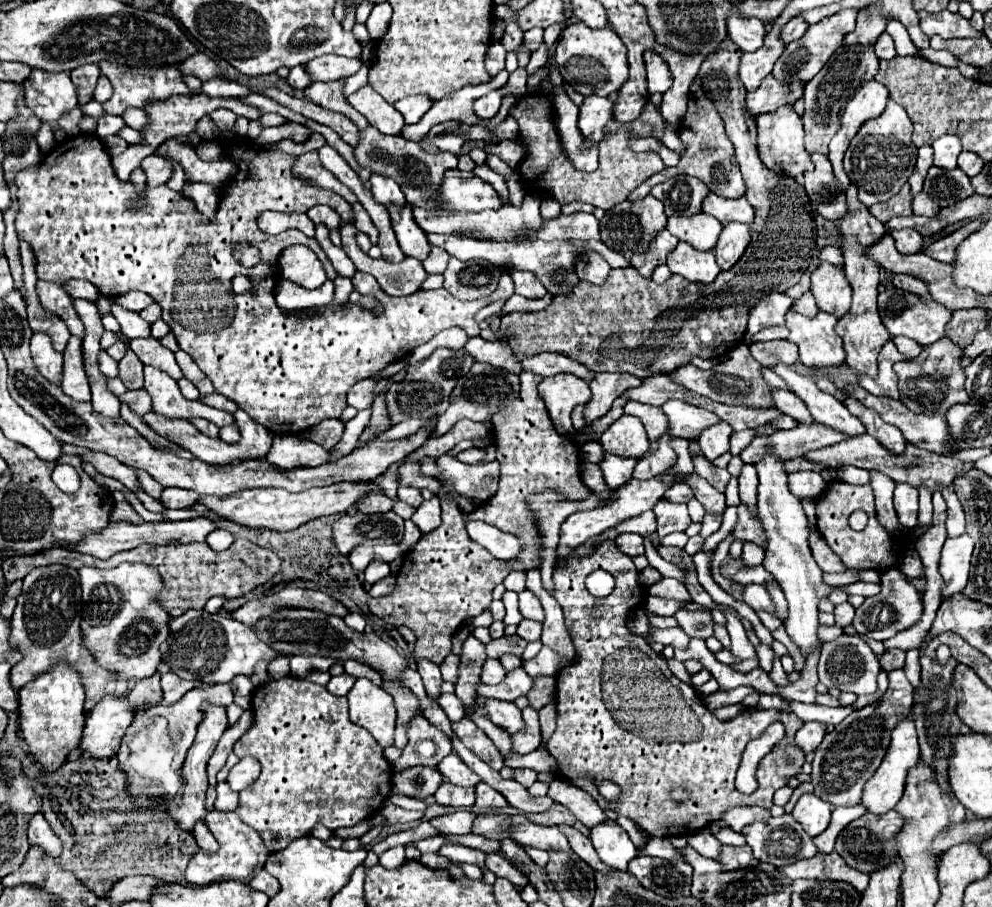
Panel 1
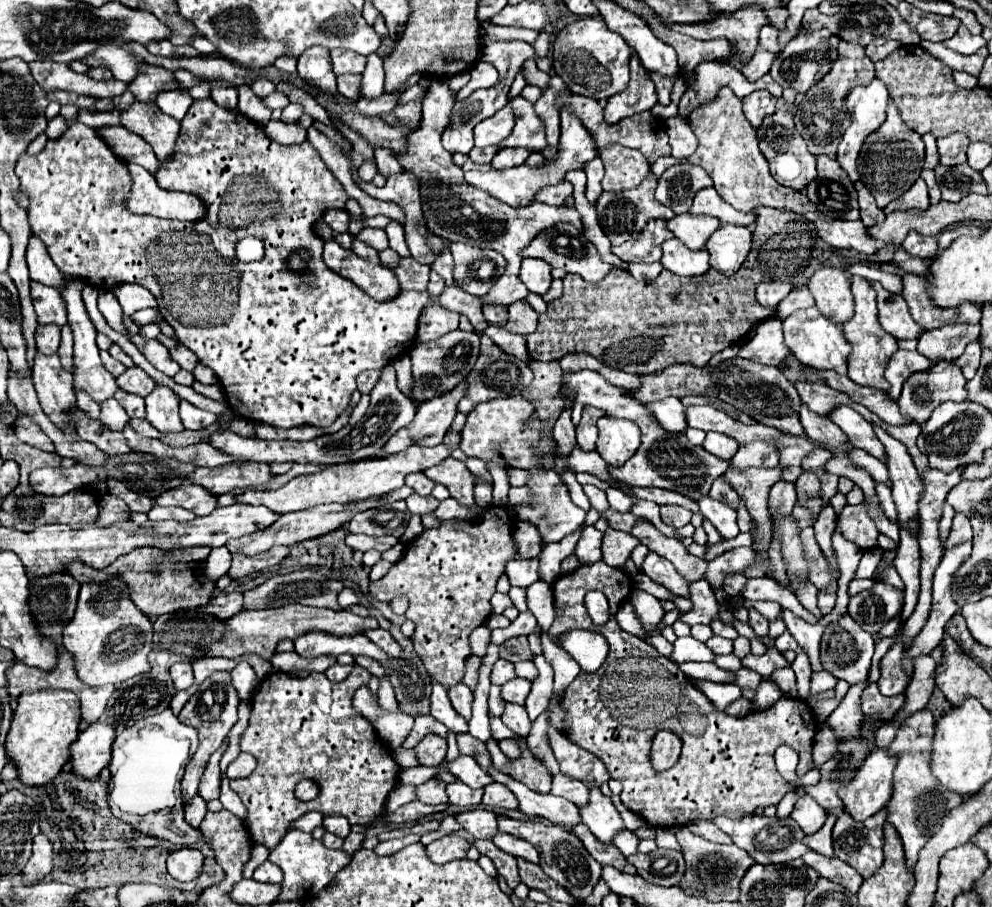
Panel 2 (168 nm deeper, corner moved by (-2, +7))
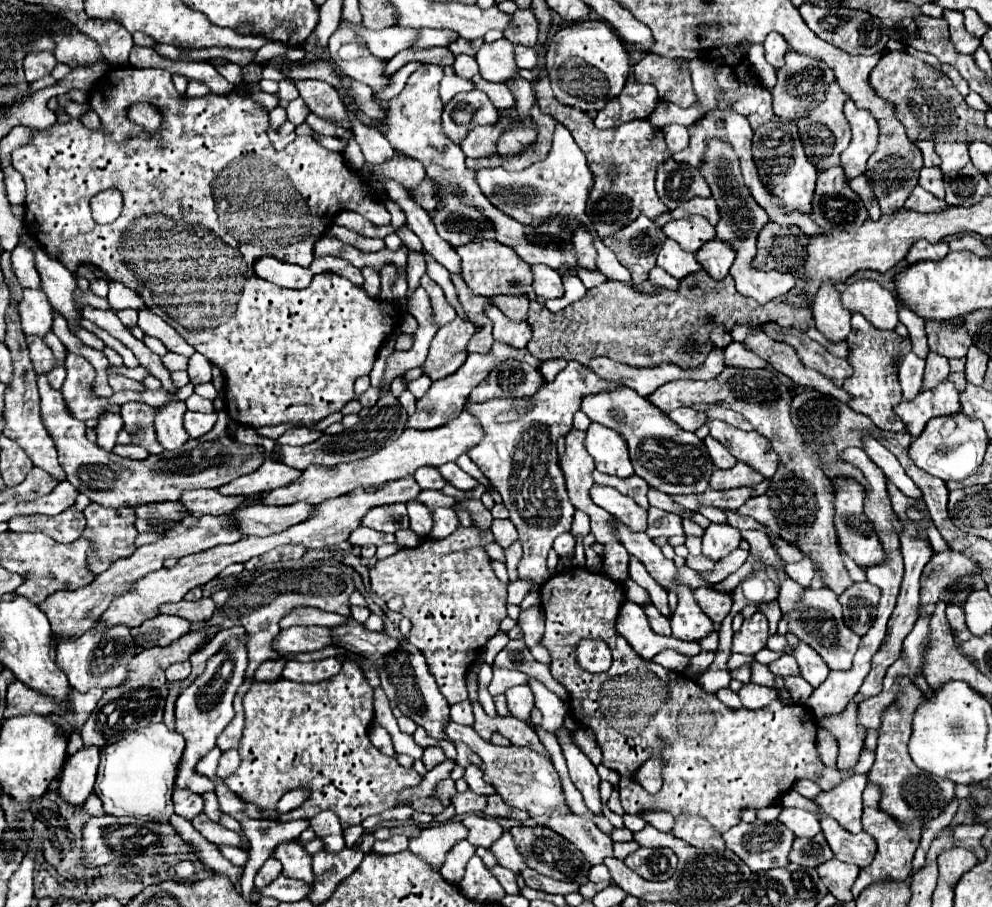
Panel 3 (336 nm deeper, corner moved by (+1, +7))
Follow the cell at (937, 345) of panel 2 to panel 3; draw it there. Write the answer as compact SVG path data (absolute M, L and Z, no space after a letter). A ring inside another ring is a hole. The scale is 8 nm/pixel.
M930 351L926 357L926 371L924 371L922 389L936 387L946 377L948 377L948 359L944 355L938 355L936 351Z

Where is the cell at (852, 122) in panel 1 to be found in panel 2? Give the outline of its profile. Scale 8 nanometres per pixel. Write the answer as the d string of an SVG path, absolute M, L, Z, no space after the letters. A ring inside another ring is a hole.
M873 79L867 87L857 87L847 95L847 111L851 113L851 127L845 131L837 161L849 173L851 181L857 181L857 159L861 153L861 145L865 143L871 131L877 131L885 121L885 107L889 103L887 87Z

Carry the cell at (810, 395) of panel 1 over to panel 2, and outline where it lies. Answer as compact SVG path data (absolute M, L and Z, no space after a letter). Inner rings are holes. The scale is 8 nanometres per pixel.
M837 407L829 415L829 419L843 429L843 433L851 439L851 443L857 449L863 449L869 455L873 455L873 457L877 457L879 461L885 463L885 447L881 447L881 441L877 439L875 431L873 431L873 425L867 423L855 409Z

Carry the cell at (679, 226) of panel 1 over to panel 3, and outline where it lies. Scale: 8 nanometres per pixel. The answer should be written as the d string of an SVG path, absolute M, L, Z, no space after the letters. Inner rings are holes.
M702 215L670 221L662 227L662 231L666 231L666 237L674 239L684 251L690 251L690 253L696 253L706 241L716 237L714 227Z

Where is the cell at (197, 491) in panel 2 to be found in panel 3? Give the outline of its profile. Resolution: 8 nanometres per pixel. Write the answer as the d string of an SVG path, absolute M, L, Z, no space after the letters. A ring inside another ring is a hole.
M190 489L184 491L180 503L194 517L202 515L226 515L226 511L234 511L238 503L244 503L244 497L226 497L220 495L218 489Z

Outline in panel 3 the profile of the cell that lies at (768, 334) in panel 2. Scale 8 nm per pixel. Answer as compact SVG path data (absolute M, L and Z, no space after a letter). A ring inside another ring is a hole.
M734 341L726 347L726 365L732 365L732 367L748 367L748 369L768 367L768 363L760 355L756 355L744 343L734 343Z

